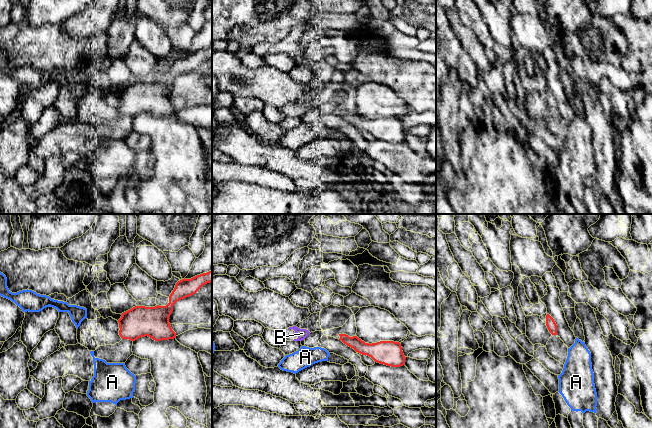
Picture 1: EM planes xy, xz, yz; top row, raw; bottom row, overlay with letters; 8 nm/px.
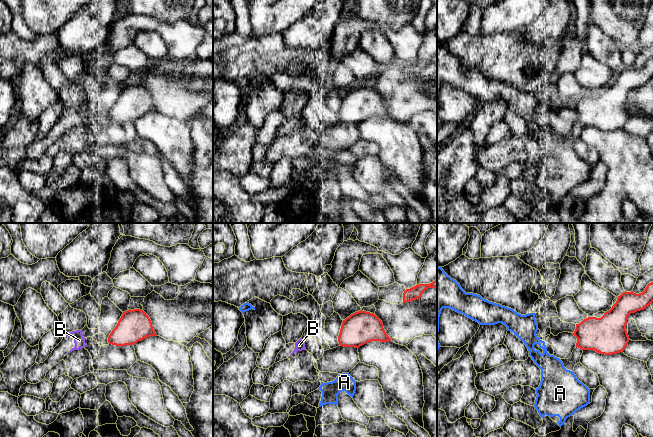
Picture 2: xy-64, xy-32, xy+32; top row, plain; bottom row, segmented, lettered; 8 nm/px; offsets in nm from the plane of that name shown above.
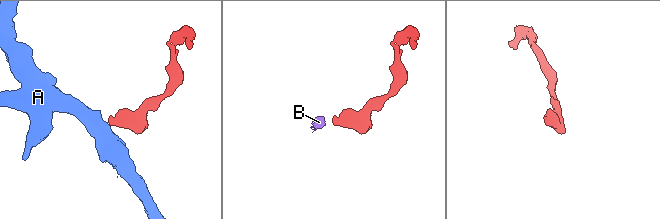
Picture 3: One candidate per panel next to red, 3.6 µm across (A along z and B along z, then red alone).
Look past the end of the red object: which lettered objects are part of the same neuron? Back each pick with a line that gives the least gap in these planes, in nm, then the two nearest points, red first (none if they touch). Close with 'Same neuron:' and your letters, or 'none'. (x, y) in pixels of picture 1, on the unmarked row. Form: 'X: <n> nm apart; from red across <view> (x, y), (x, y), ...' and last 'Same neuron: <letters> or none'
B: 240 nm apart; from red across xz (339, 110), (309, 109)
Same neuron: B

